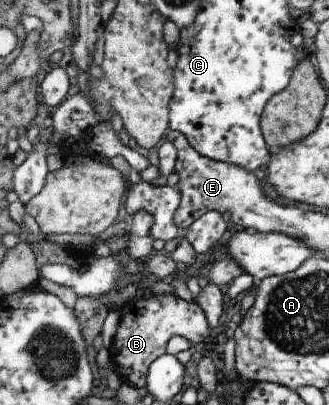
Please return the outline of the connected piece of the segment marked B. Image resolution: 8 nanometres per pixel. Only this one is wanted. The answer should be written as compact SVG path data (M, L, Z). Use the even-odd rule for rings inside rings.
M152 293L150 297L135 295L121 306L118 312L119 327L108 349L110 362L121 380L137 389L146 385L149 366L166 353L165 347L173 335L186 337L195 349L200 348L206 337L212 333L201 307L194 300L186 301L175 293L165 295Z

